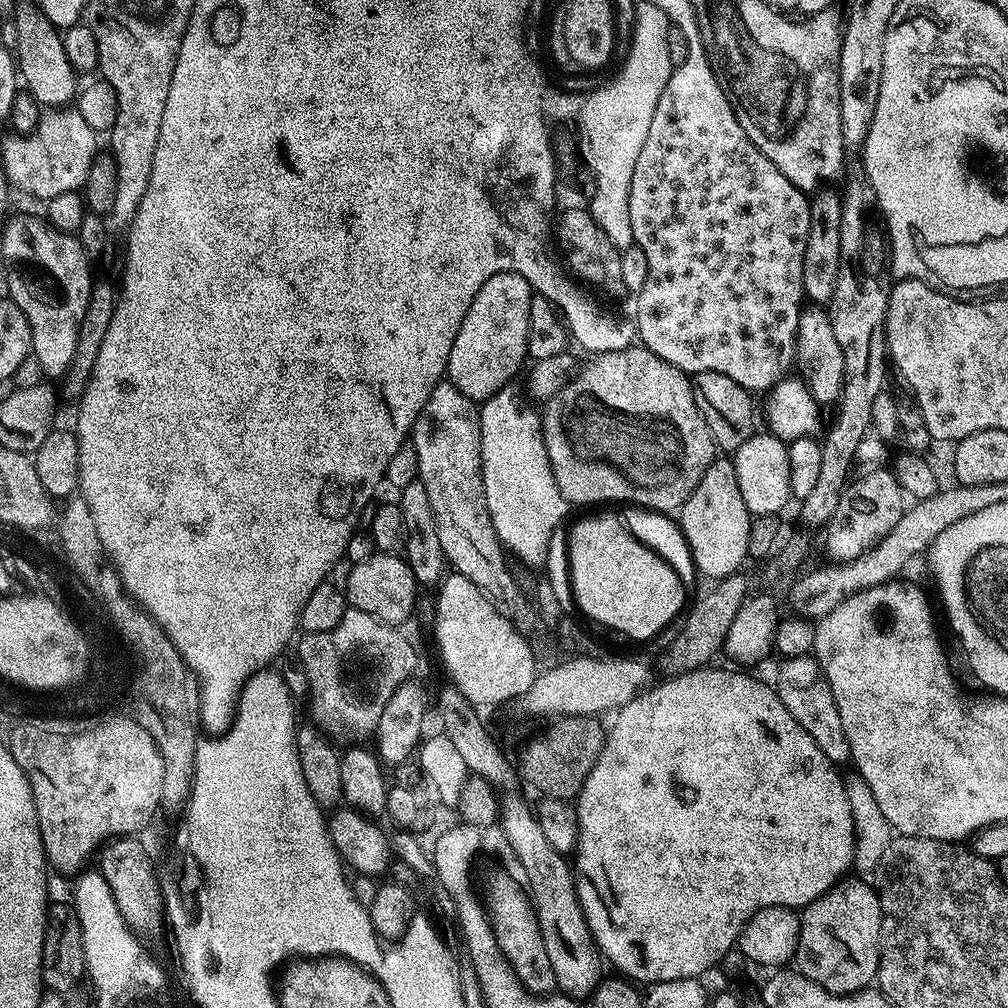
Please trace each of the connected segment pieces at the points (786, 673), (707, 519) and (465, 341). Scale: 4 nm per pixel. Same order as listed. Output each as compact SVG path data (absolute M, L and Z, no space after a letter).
M810 656L784 660L781 665L774 687L782 698L783 705L794 720L810 734L828 761L837 766L843 766L844 763L847 765L851 761L852 751L842 730L841 715L838 714L833 692L820 670L820 665Z
M728 458L713 460L706 474L702 474L702 482L694 486L690 498L678 510L678 525L688 540L695 571L701 577L709 576L712 582L737 575L743 569L740 567L744 560L749 559L747 542L753 519L746 502L742 502L742 490L738 490L735 463Z
M499 272L486 278L482 290L474 294L474 302L470 302L470 310L466 310L466 318L462 318L462 326L458 330L458 338L454 338L454 346L450 346L450 358L446 369L447 383L453 384L466 398L483 402L489 400L498 389L505 387L508 380L528 356L528 331L530 330L530 302L534 293L530 282L517 272Z

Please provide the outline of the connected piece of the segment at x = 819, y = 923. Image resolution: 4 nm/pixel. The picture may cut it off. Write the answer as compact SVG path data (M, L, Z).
M845 878L831 888L826 894L822 894L814 902L810 902L799 913L800 917L800 937L798 938L798 946L796 947L796 954L794 957L795 967L806 978L810 978L814 982L818 982L818 986L822 986L827 992L833 992L836 996L851 996L854 992L863 992L865 988L869 987L877 979L880 971L880 931L882 930L882 910L880 909L880 899L876 893L875 887L871 883L868 884L867 879L858 878L862 880L852 880L853 878Z

